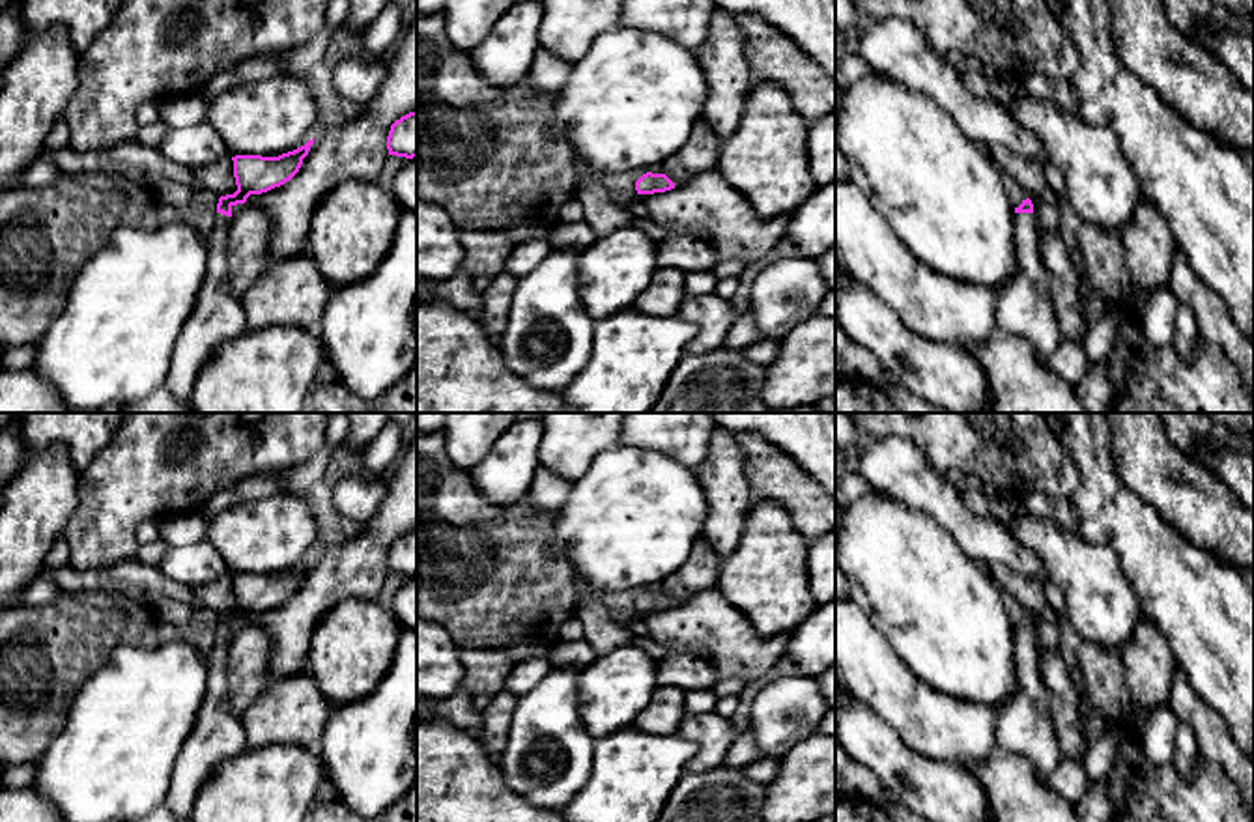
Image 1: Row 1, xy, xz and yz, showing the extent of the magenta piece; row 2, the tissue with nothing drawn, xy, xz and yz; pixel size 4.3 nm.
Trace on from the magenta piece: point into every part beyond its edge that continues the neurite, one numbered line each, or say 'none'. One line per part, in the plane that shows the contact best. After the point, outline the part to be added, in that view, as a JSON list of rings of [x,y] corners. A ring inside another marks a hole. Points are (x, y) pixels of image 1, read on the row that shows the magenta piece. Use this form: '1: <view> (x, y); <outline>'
1: yz (1023, 307); [[[1015,213],[1019,271],[994,291],[994,323],[1028,340],[1039,362],[1047,366],[1065,336],[1052,310],[1035,228],[1033,213]]]

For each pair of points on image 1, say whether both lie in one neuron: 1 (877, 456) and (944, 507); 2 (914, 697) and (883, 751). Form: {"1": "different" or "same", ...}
{"1": "same", "2": "different"}

